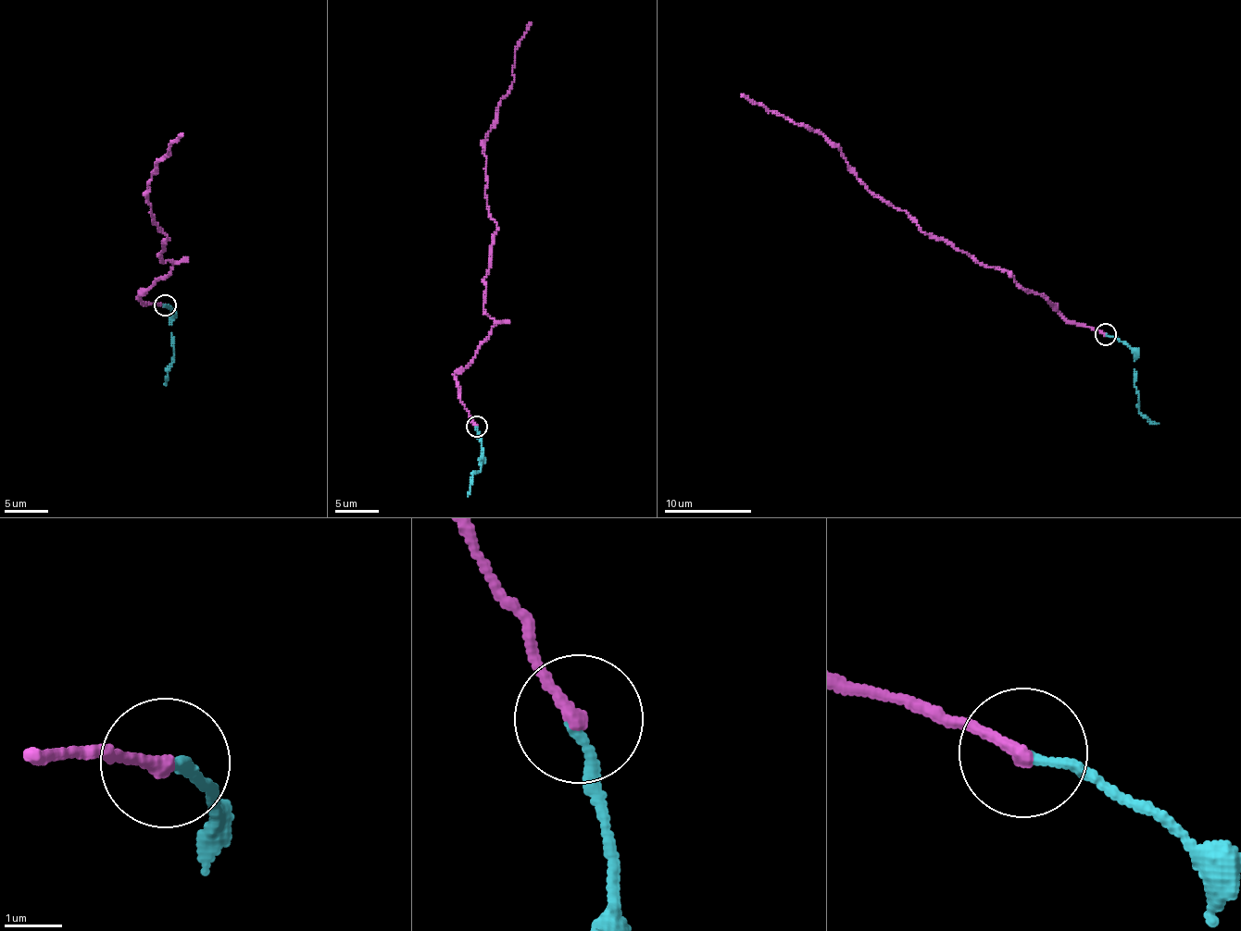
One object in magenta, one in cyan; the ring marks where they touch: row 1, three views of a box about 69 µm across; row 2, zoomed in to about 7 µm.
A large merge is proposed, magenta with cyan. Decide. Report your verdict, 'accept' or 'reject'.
accept

